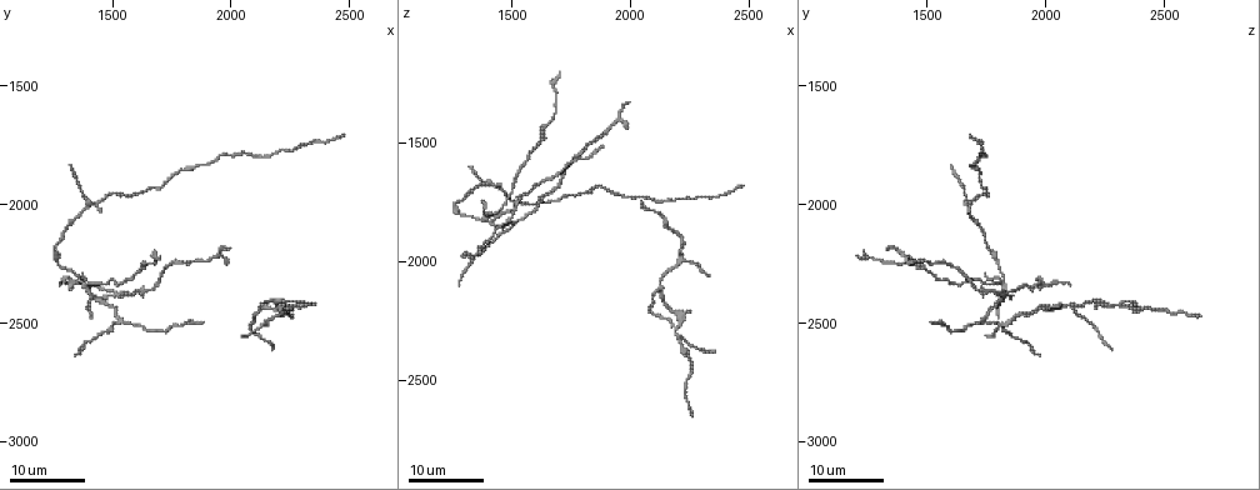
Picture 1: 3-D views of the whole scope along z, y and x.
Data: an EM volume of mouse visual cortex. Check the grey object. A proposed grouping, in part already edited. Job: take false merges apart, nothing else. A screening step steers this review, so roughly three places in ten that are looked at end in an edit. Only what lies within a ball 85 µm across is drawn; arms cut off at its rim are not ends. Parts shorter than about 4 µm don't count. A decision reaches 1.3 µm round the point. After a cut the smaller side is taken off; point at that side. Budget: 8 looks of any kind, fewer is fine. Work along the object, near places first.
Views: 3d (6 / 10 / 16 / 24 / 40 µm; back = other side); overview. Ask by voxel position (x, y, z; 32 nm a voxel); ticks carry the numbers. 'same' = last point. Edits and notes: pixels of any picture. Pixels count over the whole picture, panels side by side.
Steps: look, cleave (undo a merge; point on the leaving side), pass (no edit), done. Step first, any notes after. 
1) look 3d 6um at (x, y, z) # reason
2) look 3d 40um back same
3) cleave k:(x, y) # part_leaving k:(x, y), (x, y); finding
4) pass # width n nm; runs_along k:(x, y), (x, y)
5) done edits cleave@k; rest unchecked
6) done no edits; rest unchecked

look 3d 16um at (1380, 2340, 1820)

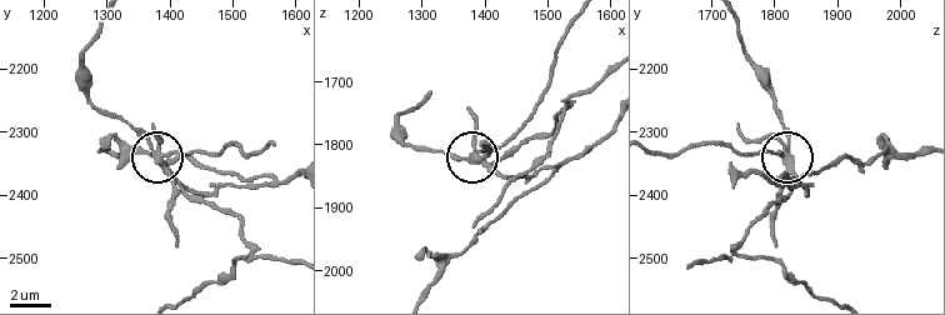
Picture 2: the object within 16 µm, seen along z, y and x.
look 3d 6um at (1390, 2340, 1815) # zoom in

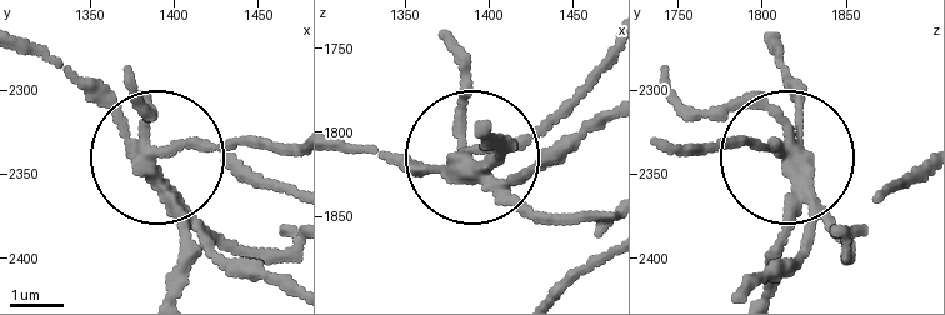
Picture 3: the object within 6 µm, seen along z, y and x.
cleave 3:(180, 254) # part_leaving 3:(161, 181), (224, 235), (291, 244); two cells meet here

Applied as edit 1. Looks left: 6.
look 3d 16um at (1410, 2000, 1660) # four arms meet

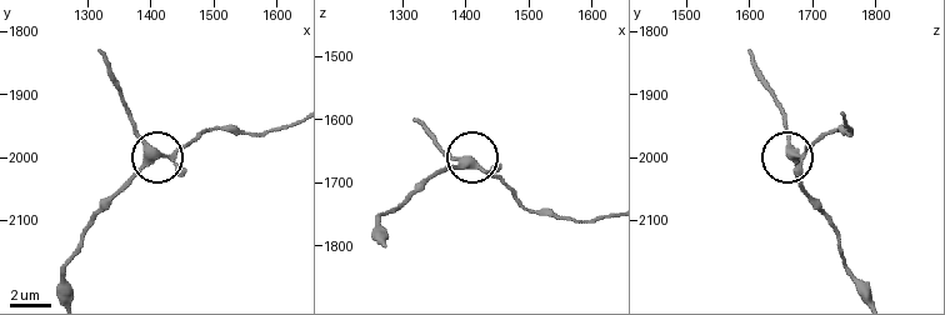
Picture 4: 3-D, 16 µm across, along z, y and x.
look 3d 6um at (1410, 2000, 1670)

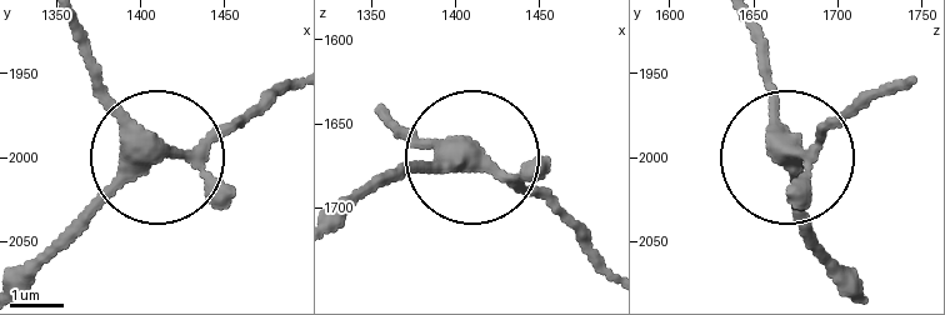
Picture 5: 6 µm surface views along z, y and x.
look 3d 6um back at (1408, 1996, 1668)

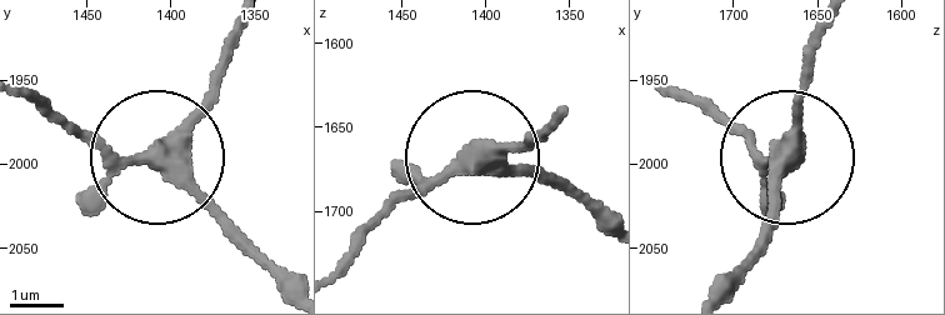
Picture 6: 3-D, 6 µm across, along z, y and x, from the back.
pass # arms 4; runs_along 6:(713, 285), (763, 231), (816, 48); one cell here

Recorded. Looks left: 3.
look 3d 16um at (1540, 2480, 1750) # arms part here

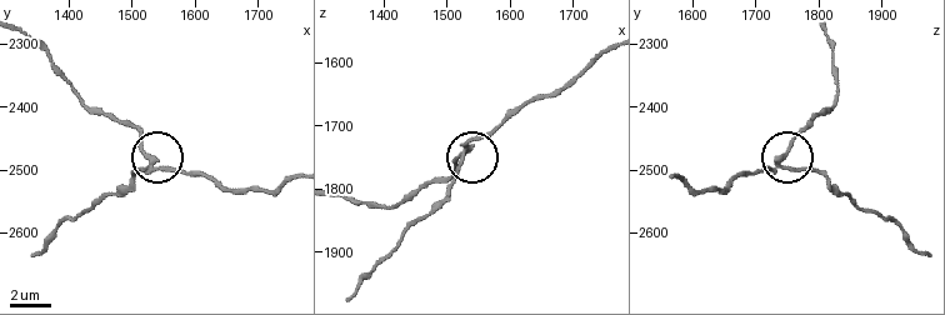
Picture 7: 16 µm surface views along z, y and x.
look 3d 10um at (1535, 2495, 1740)

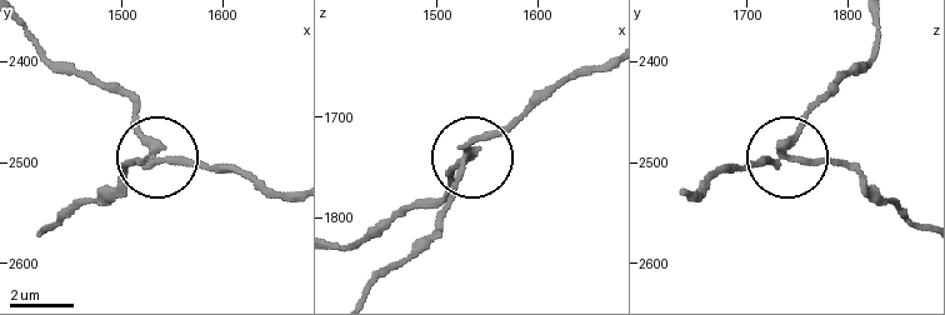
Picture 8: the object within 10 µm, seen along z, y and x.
cleave 8:(134, 160) # width 210 nm; a second cell is stuck on

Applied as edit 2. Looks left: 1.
done edits cleave@3, cleave@8; rest unchecked

